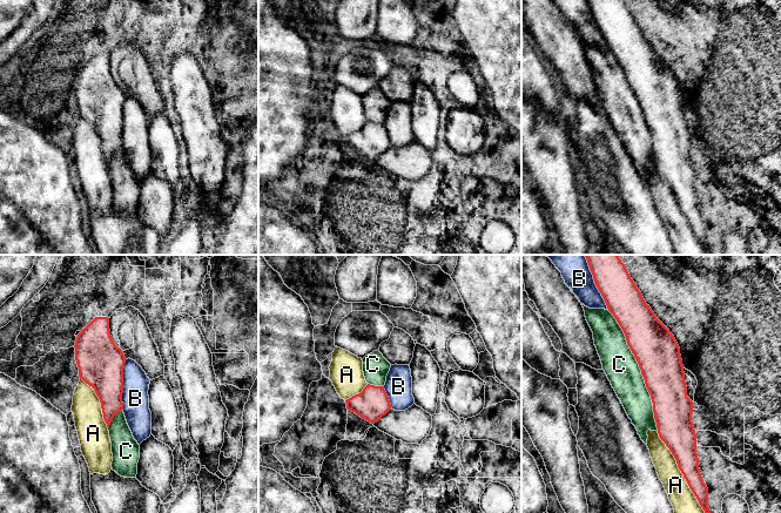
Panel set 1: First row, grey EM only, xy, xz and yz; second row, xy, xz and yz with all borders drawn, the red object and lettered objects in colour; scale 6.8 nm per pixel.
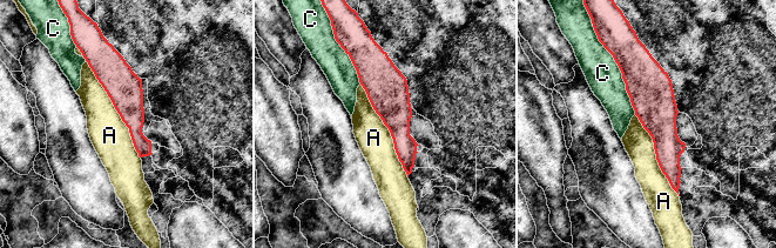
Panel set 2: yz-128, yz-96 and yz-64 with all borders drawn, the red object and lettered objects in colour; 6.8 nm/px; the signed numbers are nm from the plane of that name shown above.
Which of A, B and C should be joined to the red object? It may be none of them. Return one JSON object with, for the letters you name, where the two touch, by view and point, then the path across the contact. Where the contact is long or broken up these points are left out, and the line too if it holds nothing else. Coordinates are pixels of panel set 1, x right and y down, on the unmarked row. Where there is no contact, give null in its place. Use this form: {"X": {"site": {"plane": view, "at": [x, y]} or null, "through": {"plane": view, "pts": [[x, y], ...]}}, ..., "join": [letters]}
{"join": []}

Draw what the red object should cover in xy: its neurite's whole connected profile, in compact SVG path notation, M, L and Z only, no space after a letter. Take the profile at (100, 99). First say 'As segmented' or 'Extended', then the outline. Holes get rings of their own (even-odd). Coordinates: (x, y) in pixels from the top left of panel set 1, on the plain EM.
As segmented. M95 54L75 77L75 97L79 104L79 114L92 123L100 136L103 156L109 164L114 153L123 147L123 104L126 94L110 73L109 55Z

